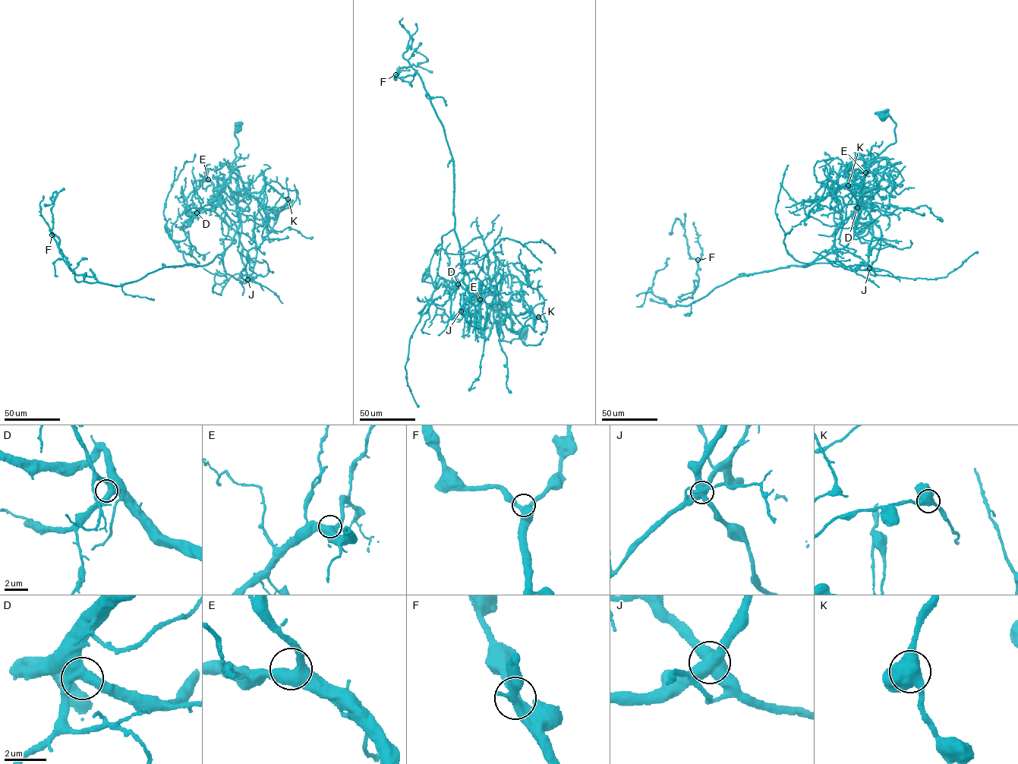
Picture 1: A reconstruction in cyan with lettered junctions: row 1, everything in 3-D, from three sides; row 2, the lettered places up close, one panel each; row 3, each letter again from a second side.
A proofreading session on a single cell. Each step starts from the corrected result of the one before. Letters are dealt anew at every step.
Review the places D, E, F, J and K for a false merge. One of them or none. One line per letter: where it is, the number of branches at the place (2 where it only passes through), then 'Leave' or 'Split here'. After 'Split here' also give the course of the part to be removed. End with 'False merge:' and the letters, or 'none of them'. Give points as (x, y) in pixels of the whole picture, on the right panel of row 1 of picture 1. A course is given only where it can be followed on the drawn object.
D: Place: (857, 207). Branches: 3. Leave
E: Place: (865, 172). Branches: 3. Leave
F: Place: (698, 260). Branches: 4. Leave
J: Place: (869, 268). Branches: 4. Leave
K: Place: (848, 185). Branches: 3. Leave
False merge: none of them

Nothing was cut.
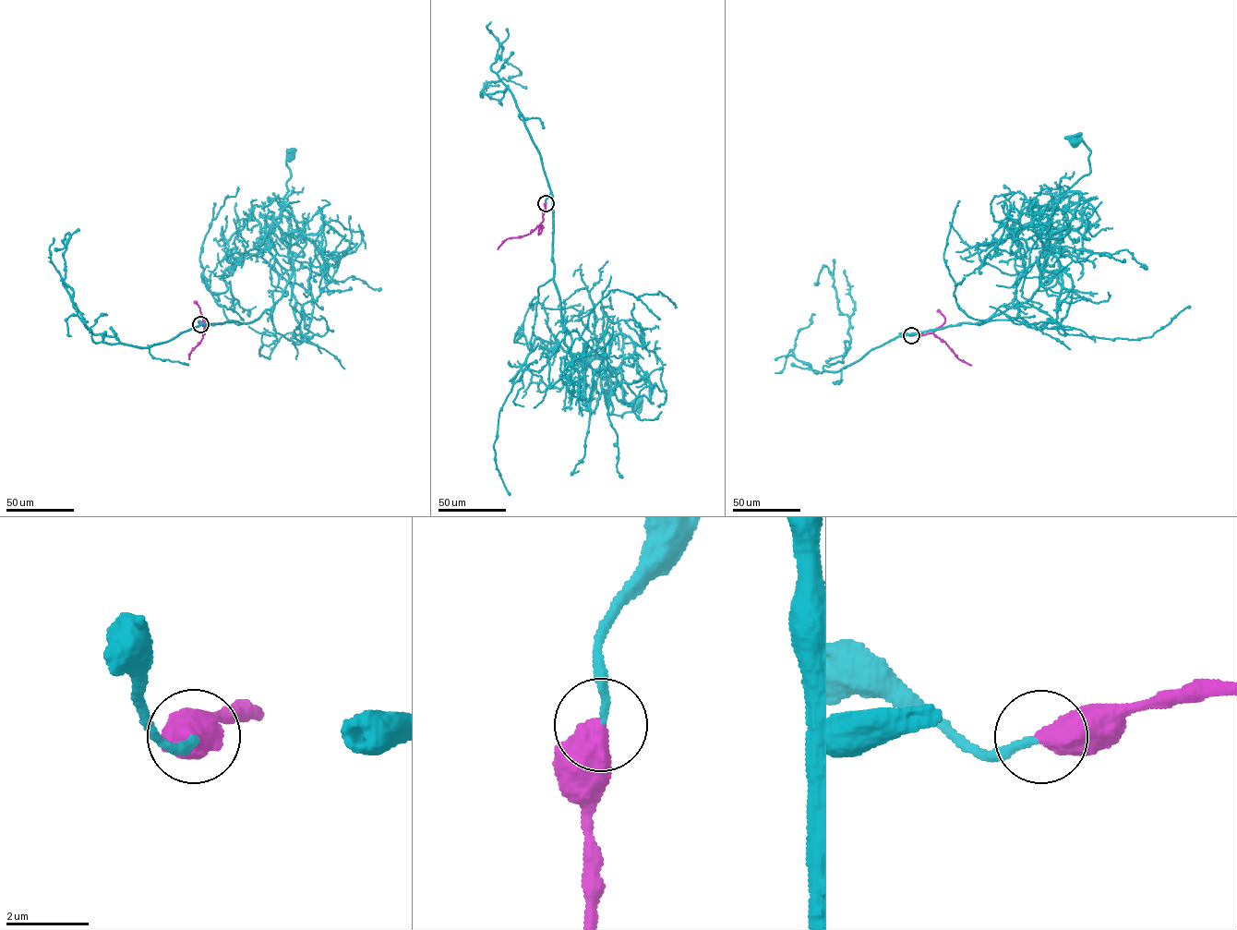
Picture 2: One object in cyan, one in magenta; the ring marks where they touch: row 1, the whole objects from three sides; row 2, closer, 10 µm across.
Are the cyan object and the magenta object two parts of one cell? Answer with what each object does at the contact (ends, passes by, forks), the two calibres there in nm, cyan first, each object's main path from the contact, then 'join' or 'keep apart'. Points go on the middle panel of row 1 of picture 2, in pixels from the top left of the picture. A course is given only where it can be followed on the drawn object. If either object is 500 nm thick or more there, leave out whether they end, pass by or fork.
calibres 190 and 700 nm; course cyan (546, 203), (551, 192), (554, 283), (564, 341), (598, 372), (611, 414), (622, 416), (636, 403); course magenta (546, 203), (543, 221), (535, 228), (522, 236), (508, 238), (498, 249); join

